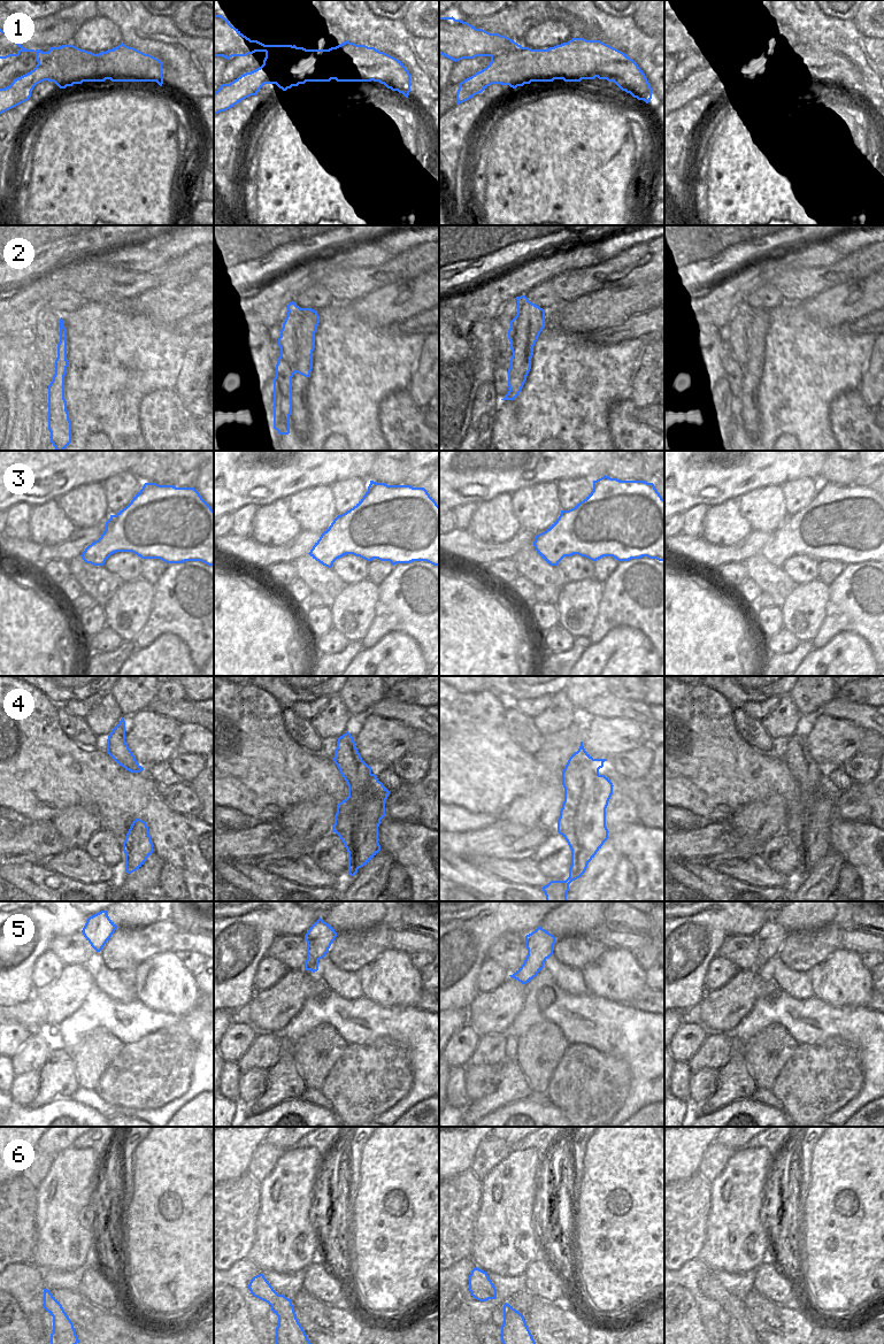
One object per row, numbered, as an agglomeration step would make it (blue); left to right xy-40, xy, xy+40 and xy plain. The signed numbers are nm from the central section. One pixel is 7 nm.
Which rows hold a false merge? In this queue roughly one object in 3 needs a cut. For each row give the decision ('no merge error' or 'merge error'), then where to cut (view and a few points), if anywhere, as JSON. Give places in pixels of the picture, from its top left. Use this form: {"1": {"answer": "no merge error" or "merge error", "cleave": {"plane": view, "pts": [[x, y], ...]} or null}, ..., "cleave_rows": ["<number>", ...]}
{"1": {"answer": "merge error", "cleave": {"plane": "xy+40", "pts": [[519, 45], [509, 51], [491, 56]]}}, "2": {"answer": "no merge error", "cleave": null}, "3": {"answer": "no merge error", "cleave": null}, "4": {"answer": "merge error", "cleave": {"plane": "xy", "pts": [[373, 774], [362, 797], [362, 807], [355, 827], [356, 868]]}}, "5": {"answer": "no merge error", "cleave": null}, "6": {"answer": "no merge error", "cleave": null}, "cleave_rows": ["1", "4"]}

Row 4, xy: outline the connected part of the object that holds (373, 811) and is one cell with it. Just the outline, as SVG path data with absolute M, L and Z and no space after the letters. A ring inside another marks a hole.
M375 774L362 797L362 808L355 827L355 866L367 865L379 851L378 827L385 816L385 801L390 791Z

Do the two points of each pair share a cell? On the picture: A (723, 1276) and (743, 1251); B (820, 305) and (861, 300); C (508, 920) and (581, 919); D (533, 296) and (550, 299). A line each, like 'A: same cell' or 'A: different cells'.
A: different cells
B: same cell
C: different cells
D: same cell

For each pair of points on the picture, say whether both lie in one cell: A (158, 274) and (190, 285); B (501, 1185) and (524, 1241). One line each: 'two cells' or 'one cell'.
A: two cells
B: one cell

